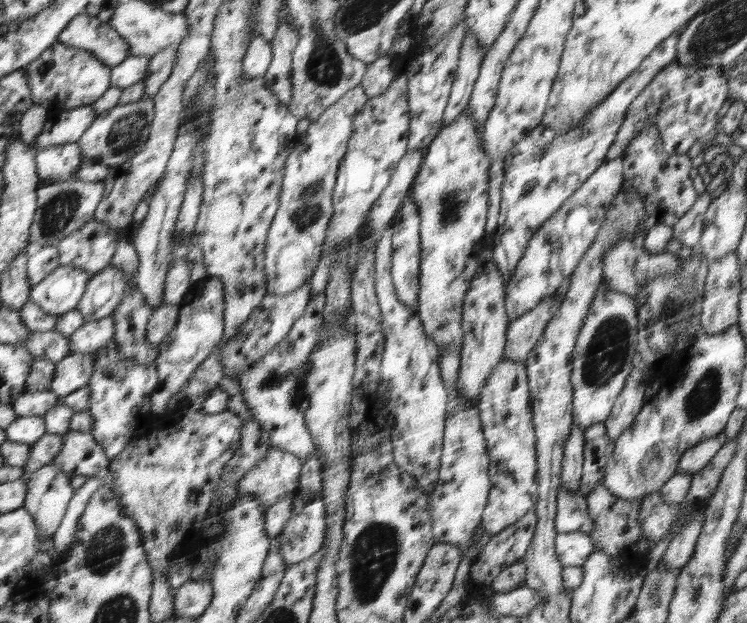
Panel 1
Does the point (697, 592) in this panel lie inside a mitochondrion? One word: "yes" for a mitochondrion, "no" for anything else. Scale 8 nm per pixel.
yes

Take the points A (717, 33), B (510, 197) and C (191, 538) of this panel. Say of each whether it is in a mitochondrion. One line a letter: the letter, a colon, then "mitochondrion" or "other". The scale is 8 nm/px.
A: mitochondrion
B: other
C: other

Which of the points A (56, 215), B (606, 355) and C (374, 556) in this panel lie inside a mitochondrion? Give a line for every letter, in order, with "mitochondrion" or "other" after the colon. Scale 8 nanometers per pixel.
A: mitochondrion
B: mitochondrion
C: mitochondrion

